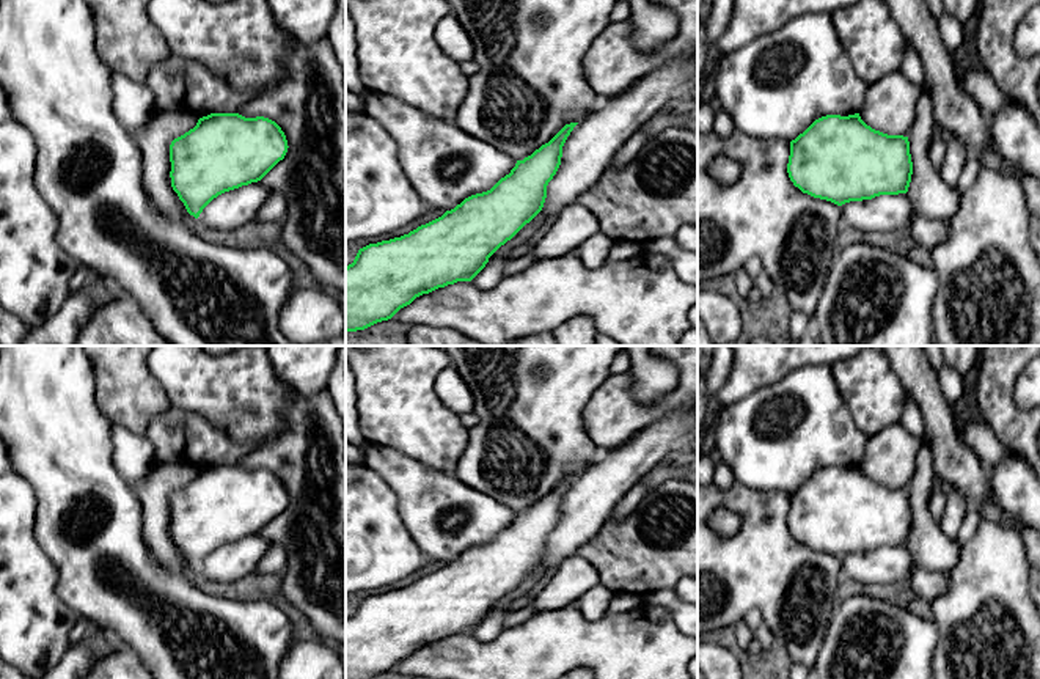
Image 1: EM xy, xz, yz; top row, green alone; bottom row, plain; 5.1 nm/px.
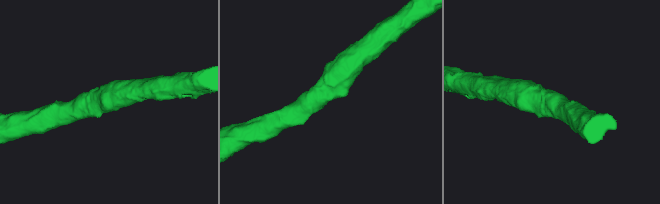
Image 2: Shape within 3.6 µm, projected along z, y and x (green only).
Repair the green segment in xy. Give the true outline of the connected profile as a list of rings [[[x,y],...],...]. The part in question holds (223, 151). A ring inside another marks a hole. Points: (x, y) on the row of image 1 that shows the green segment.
[[[211,113],[171,141],[171,187],[207,228],[253,226],[270,195],[259,181],[287,148],[284,132],[269,118]]]

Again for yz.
[[[859,113],[826,115],[790,141],[787,173],[795,187],[837,204],[842,223],[862,233],[908,228],[917,215],[908,187],[908,137],[867,126]]]

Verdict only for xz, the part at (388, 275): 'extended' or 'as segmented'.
extended

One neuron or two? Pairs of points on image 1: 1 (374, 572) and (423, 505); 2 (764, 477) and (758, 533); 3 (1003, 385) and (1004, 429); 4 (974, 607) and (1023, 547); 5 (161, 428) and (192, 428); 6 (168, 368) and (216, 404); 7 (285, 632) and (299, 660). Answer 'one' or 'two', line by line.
1: two
2: two
3: one
4: one
5: one
6: one
7: two

